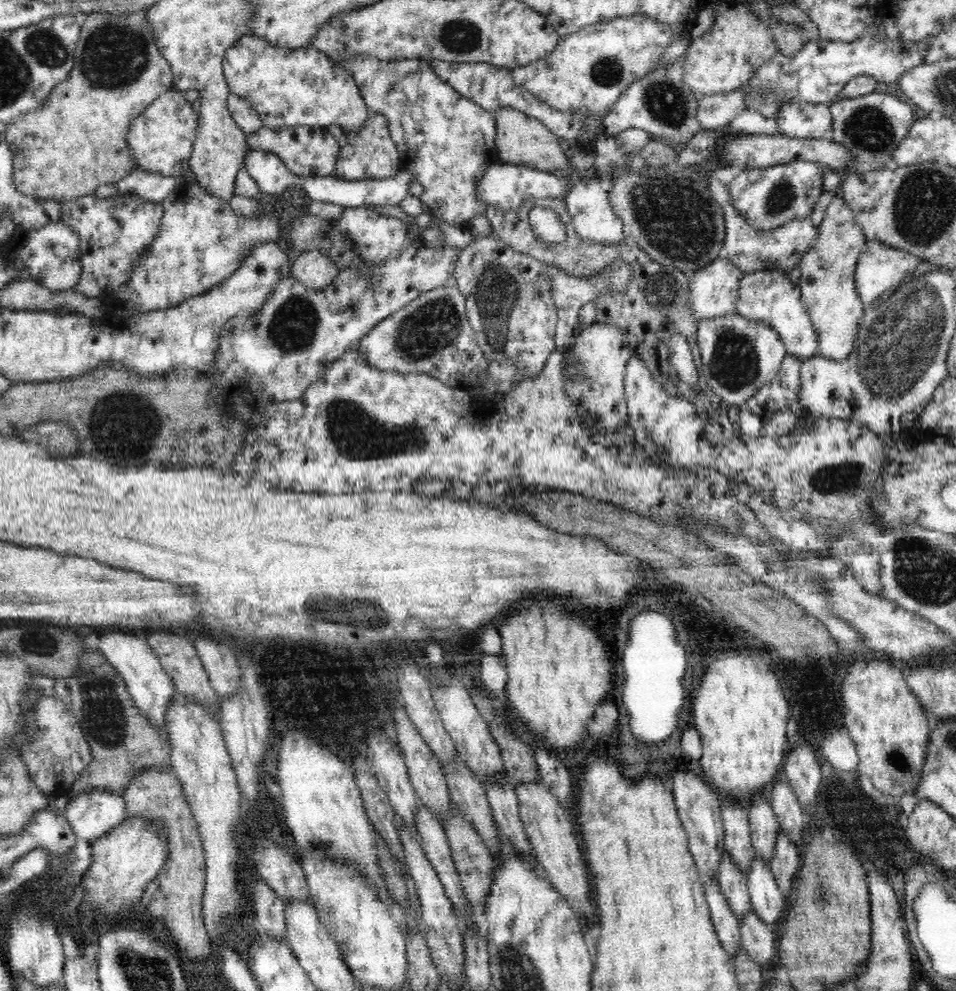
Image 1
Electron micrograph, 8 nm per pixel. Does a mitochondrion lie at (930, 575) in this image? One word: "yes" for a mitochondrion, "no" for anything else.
yes

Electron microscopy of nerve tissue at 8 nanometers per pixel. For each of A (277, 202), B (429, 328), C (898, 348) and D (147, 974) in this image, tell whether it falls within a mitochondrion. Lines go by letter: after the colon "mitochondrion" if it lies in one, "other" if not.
A: other
B: mitochondrion
C: mitochondrion
D: mitochondrion

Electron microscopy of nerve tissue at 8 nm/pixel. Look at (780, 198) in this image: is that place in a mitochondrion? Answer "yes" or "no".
yes

